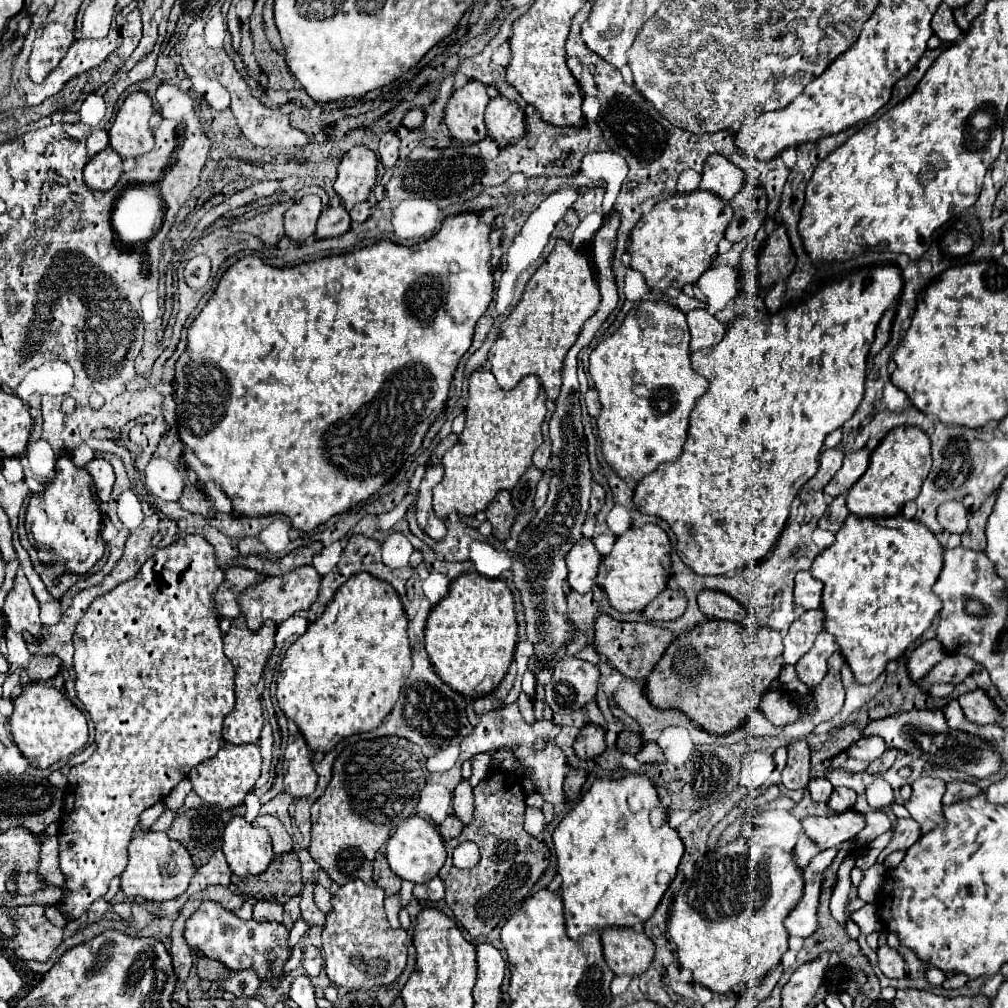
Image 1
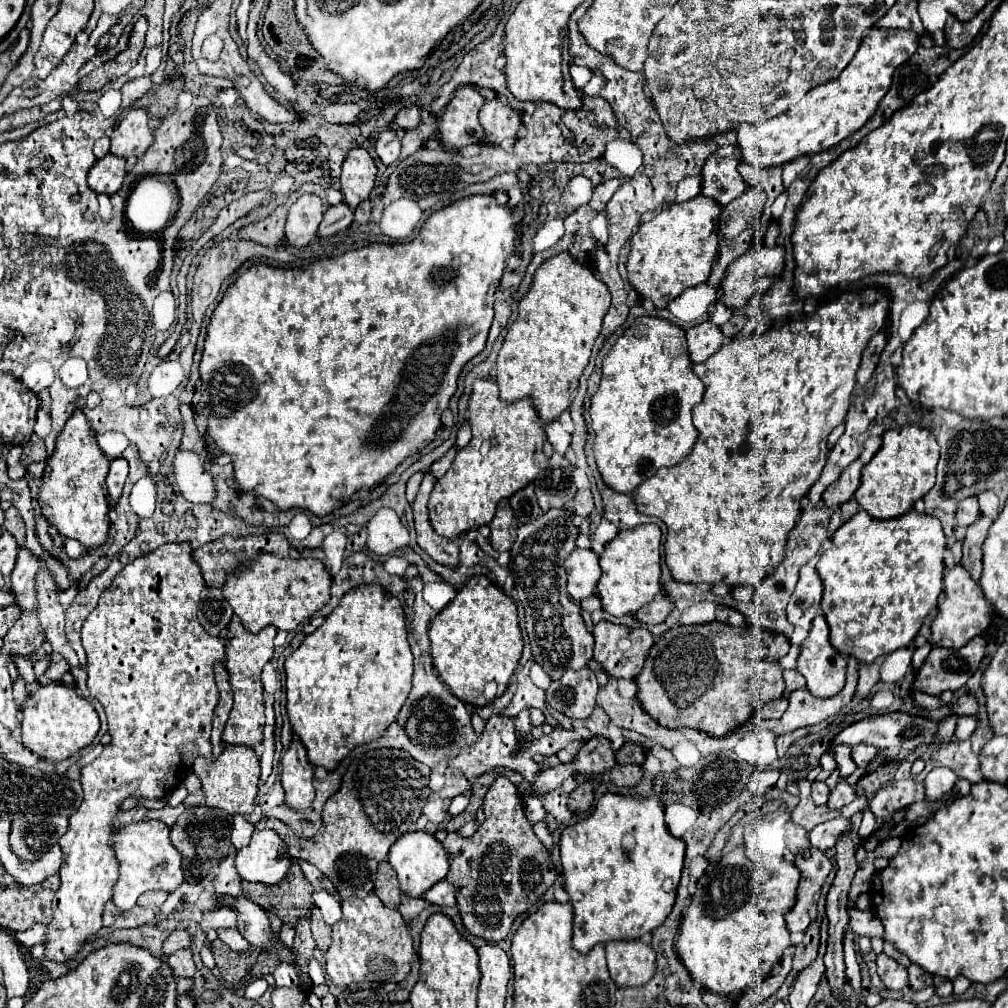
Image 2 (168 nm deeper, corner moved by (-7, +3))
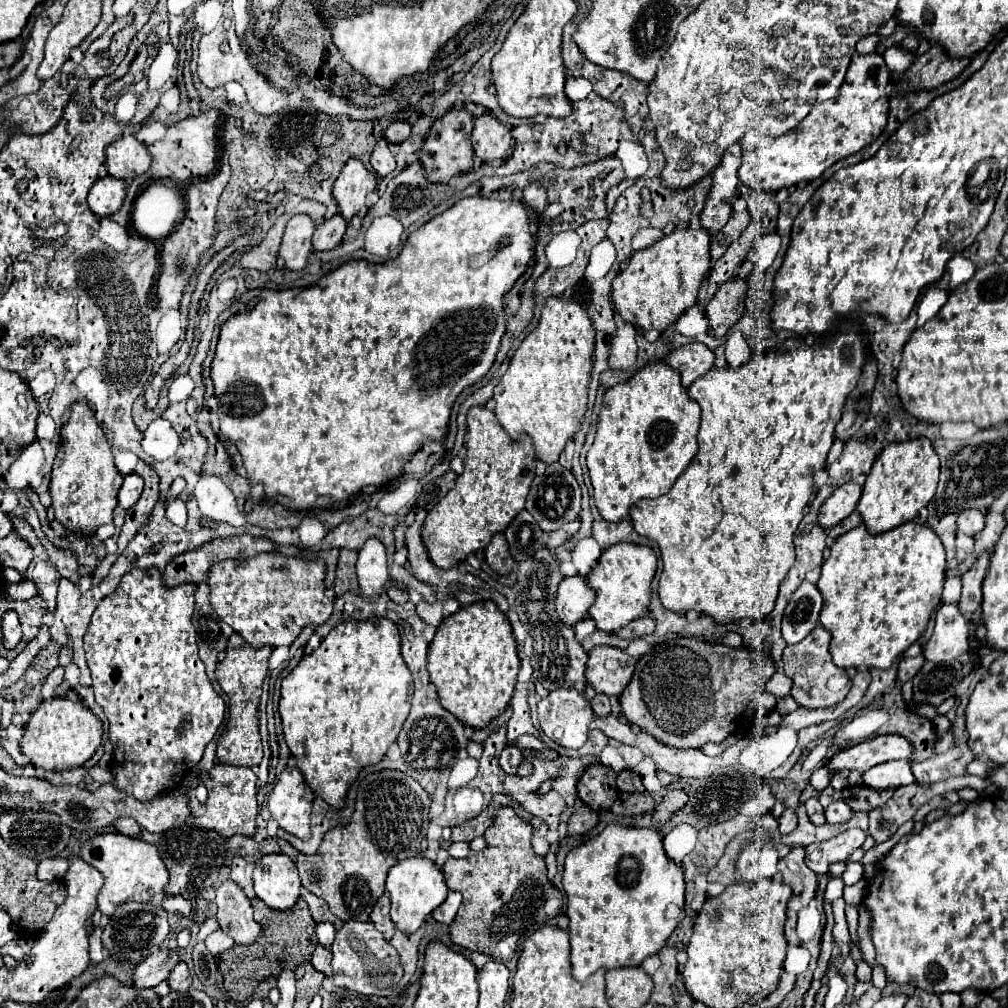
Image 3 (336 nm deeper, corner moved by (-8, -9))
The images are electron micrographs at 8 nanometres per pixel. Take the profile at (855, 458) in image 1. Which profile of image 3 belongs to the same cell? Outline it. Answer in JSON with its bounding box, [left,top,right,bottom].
[818,482,862,528]

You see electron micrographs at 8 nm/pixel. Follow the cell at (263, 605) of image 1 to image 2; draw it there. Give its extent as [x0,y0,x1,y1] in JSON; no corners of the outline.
[221,554,331,634]

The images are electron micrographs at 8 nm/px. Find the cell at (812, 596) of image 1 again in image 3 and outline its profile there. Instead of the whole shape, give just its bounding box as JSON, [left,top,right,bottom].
[782,580,822,644]

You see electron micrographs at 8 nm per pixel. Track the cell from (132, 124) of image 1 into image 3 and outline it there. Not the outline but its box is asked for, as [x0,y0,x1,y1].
[106,136,150,178]

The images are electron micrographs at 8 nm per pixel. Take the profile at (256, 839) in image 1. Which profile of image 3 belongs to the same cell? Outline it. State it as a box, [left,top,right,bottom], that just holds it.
[252,854,300,910]

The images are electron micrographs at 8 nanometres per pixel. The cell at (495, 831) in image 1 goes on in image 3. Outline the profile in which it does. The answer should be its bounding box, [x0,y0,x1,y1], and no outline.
[442,806,564,962]

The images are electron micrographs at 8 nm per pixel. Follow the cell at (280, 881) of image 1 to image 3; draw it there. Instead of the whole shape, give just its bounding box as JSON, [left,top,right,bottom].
[218,898,318,1002]

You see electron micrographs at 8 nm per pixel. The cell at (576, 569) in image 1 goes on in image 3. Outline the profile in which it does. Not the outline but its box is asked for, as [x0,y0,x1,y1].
[556,576,596,626]

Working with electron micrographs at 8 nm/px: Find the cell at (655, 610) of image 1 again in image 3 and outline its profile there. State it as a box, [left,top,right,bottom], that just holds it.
[616,616,656,640]

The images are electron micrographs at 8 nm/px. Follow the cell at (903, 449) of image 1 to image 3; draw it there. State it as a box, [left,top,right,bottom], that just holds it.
[856,436,940,534]

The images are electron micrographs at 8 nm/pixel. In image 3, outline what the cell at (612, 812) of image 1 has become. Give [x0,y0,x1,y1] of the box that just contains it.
[562,824,684,980]

